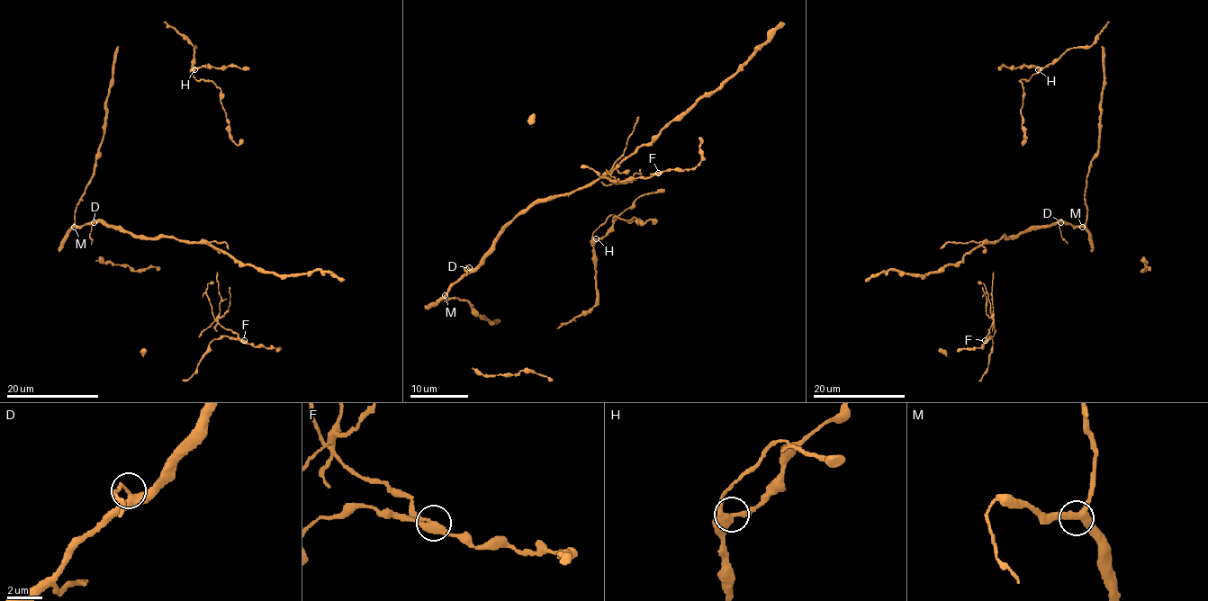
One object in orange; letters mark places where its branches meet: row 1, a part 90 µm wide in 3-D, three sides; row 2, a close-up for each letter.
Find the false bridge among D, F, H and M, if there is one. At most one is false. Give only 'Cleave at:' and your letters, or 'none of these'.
Cleave at: F

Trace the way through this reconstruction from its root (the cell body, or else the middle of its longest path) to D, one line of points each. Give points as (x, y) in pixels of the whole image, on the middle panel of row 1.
D: (446, 300), (446, 292), (469, 267)

